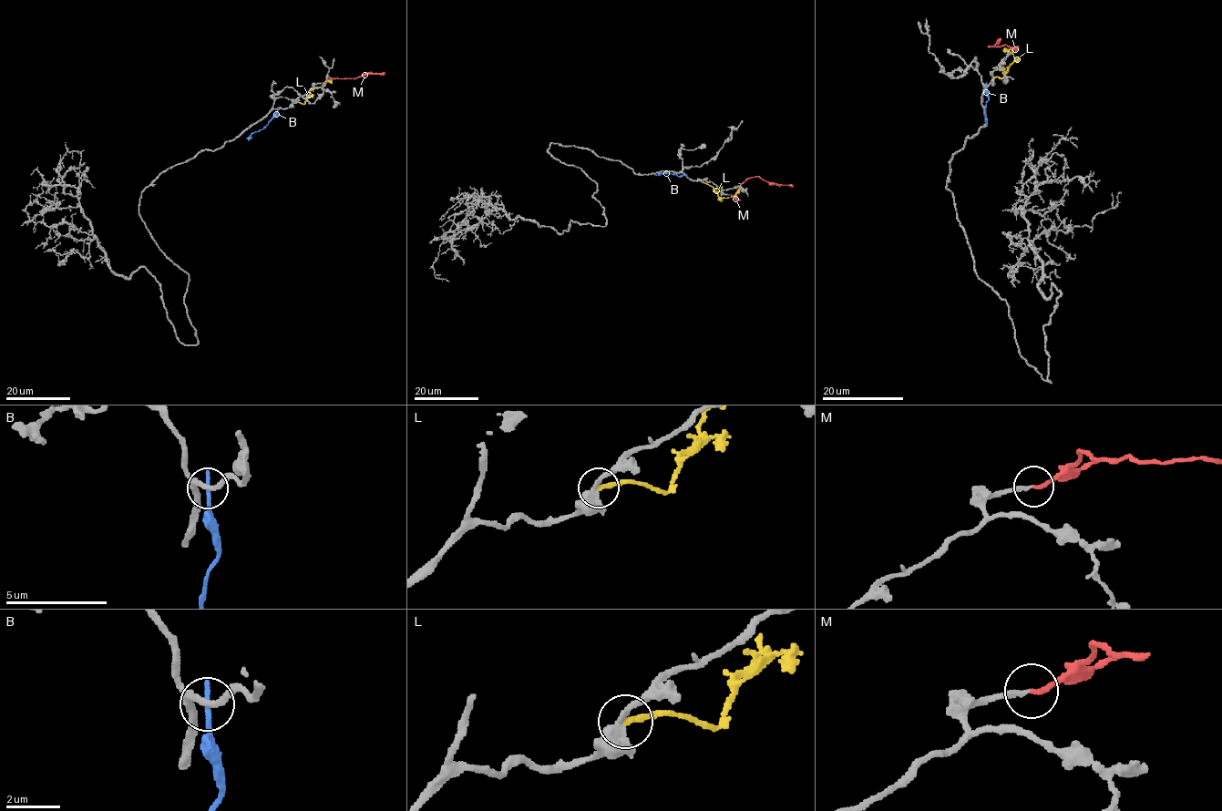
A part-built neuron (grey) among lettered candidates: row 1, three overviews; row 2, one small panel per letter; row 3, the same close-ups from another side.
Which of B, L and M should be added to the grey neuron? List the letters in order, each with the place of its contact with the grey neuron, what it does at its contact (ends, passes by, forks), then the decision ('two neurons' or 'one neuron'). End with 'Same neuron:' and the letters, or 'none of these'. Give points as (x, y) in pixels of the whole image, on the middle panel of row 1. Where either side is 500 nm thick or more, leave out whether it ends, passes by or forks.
B: (685, 175) | it ends | two neurons
L: (701, 181) | it ends | two neurons
M: (730, 194) | it ends | one neuron
Same neuron: M

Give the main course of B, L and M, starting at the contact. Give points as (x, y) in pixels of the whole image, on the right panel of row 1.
B: (986, 86), (988, 96), (984, 114), (987, 124)
L: (994, 77), (1001, 78), (1015, 58), (1010, 49), (1003, 51)
M: (1011, 52), (1013, 48), (1005, 45), (988, 46), (1001, 39)

